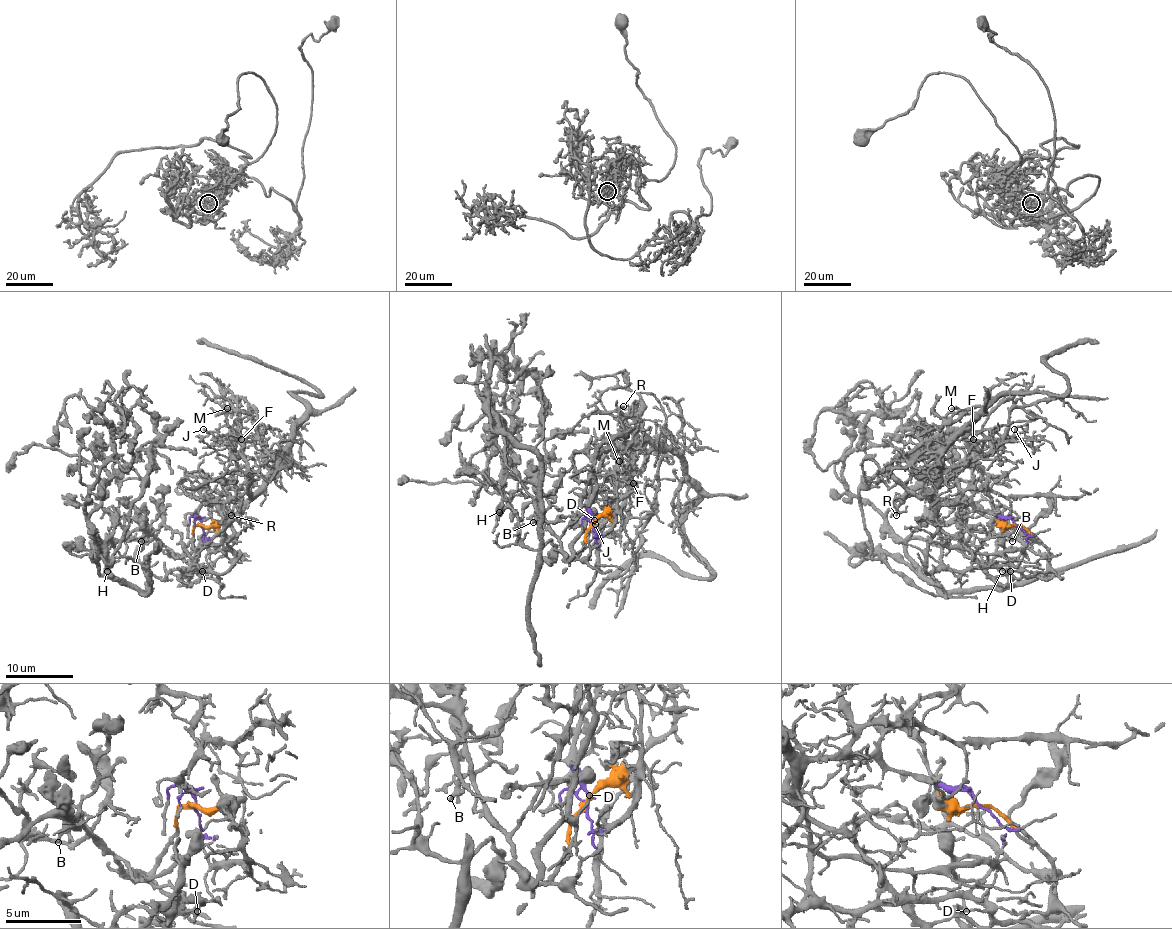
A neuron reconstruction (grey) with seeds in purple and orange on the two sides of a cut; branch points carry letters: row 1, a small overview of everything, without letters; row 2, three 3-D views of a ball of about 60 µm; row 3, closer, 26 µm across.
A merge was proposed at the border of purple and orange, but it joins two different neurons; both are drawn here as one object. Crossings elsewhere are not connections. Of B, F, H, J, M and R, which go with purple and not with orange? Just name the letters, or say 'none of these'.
F, J, M, R

